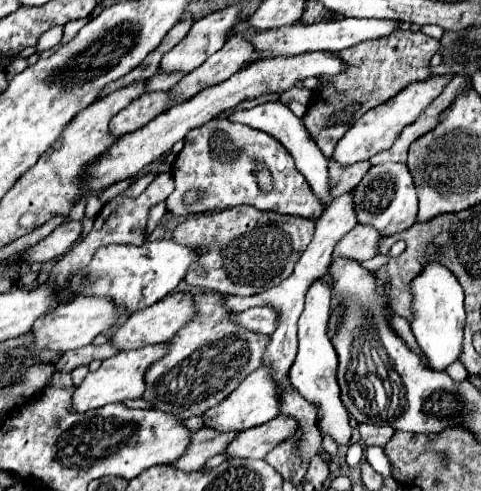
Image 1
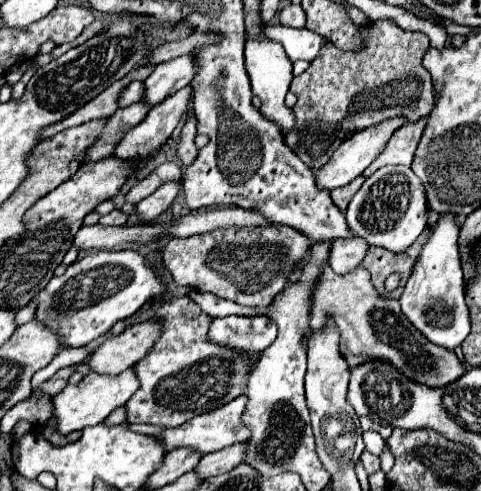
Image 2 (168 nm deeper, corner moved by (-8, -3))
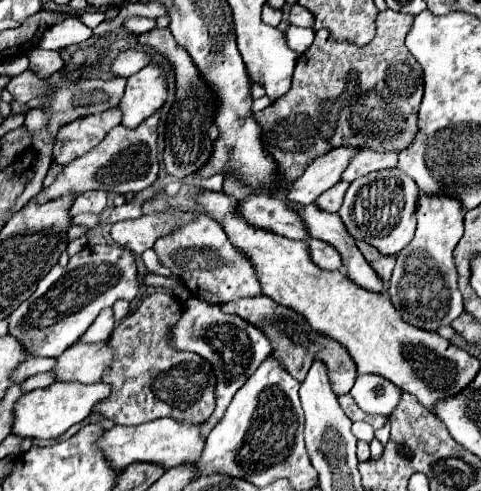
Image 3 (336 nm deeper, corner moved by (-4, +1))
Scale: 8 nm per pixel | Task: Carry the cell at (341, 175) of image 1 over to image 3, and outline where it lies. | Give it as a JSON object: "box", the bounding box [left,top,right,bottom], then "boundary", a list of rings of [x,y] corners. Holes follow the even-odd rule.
{"box":[316,182,350,212],"boundary":[[[338,182],[336,186],[332,186],[324,194],[320,194],[320,198],[316,198],[318,208],[328,210],[328,212],[338,212],[340,206],[342,206],[342,200],[344,200],[344,194],[346,194],[348,186],[350,186],[348,182]]]}

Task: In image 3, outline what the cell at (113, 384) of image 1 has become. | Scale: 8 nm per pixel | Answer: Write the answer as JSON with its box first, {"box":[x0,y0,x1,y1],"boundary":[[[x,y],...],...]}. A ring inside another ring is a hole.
{"box":[12,382,112,440],"boundary":[[[56,382],[48,388],[38,388],[28,392],[14,408],[14,428],[12,432],[22,438],[42,438],[42,440],[56,440],[60,438],[70,426],[82,422],[94,410],[96,402],[108,398],[112,386],[104,382],[82,384],[82,382]]]}

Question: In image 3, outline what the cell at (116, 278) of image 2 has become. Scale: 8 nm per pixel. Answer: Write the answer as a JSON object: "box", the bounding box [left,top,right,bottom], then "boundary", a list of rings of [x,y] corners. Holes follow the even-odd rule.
{"box":[8,246,140,358],"boundary":[[[86,246],[76,256],[72,256],[68,260],[68,266],[66,268],[60,268],[56,264],[46,274],[46,278],[42,282],[38,282],[36,292],[28,300],[24,300],[16,308],[16,312],[10,314],[10,318],[8,318],[10,330],[8,332],[12,336],[16,336],[24,344],[24,348],[28,350],[28,354],[32,354],[32,356],[54,356],[54,358],[58,358],[68,346],[72,346],[74,342],[78,342],[78,338],[96,320],[96,316],[100,314],[100,310],[110,308],[120,298],[132,302],[136,298],[138,290],[140,290],[138,270],[136,270],[134,254],[130,250],[124,250],[122,246]]]}

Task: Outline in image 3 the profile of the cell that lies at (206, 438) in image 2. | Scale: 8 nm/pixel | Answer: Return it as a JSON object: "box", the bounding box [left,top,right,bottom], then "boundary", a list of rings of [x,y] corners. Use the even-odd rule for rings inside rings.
{"box":[100,418,204,470],"boundary":[[[160,418],[152,420],[148,424],[140,426],[114,426],[112,430],[104,432],[104,438],[100,442],[110,466],[116,470],[124,470],[132,462],[156,462],[164,468],[180,466],[182,462],[196,462],[204,450],[204,436],[202,436],[204,422],[188,424],[188,422],[176,422],[172,418]]]}

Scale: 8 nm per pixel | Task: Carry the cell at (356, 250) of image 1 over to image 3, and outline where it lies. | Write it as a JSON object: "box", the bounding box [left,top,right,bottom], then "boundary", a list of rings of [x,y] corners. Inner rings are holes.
{"box":[310,240,342,270],"boundary":[[[310,240],[310,256],[316,262],[316,266],[324,270],[340,270],[342,266],[340,252],[334,246],[320,240]]]}

